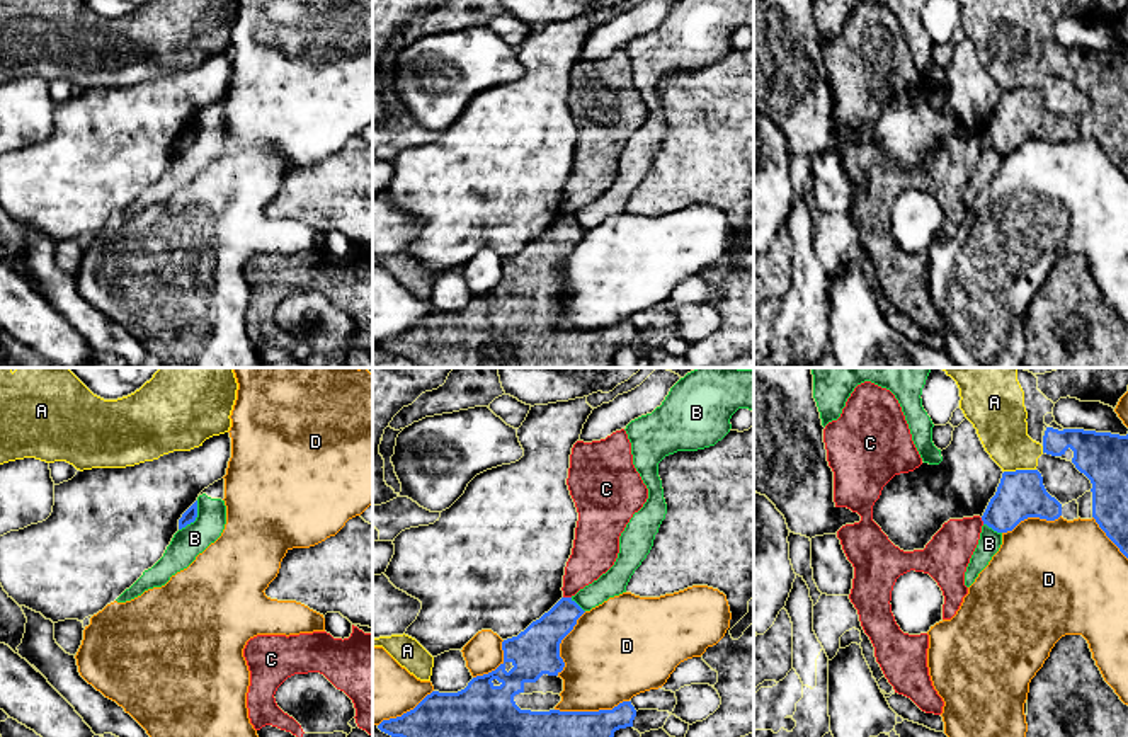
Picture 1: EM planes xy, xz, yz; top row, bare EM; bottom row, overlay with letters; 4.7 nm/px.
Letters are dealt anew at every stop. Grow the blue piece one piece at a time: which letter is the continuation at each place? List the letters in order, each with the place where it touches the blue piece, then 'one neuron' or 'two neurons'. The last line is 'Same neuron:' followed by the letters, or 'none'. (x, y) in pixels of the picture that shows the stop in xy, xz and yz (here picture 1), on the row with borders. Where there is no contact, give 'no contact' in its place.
A: contact yz (1019, 470); two neurons
B: contact xy (196, 516); two neurons
C: contact xz (567, 598); two neurons
D: contact xz (591, 712); two neurons
Same neuron: none

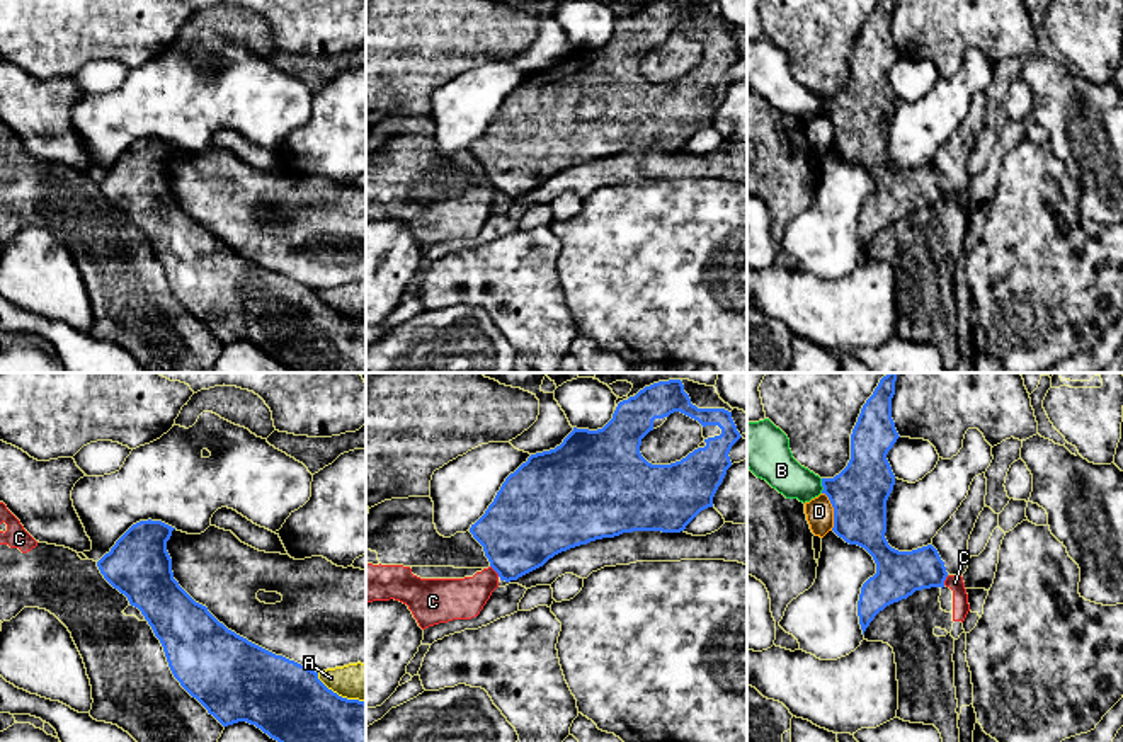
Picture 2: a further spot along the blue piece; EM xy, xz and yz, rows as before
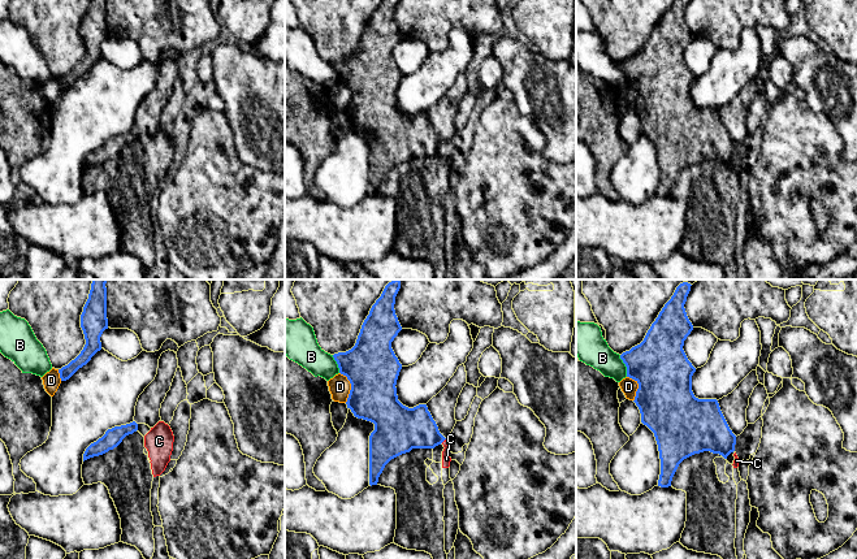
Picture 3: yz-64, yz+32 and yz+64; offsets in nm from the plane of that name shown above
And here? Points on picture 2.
A: contact xy (337, 695); two neurons
B: contact yz (822, 485); two neurons
C: contact xz (494, 569); two neurons
D: contact yz (834, 511); two neurons
Same neuron: none

